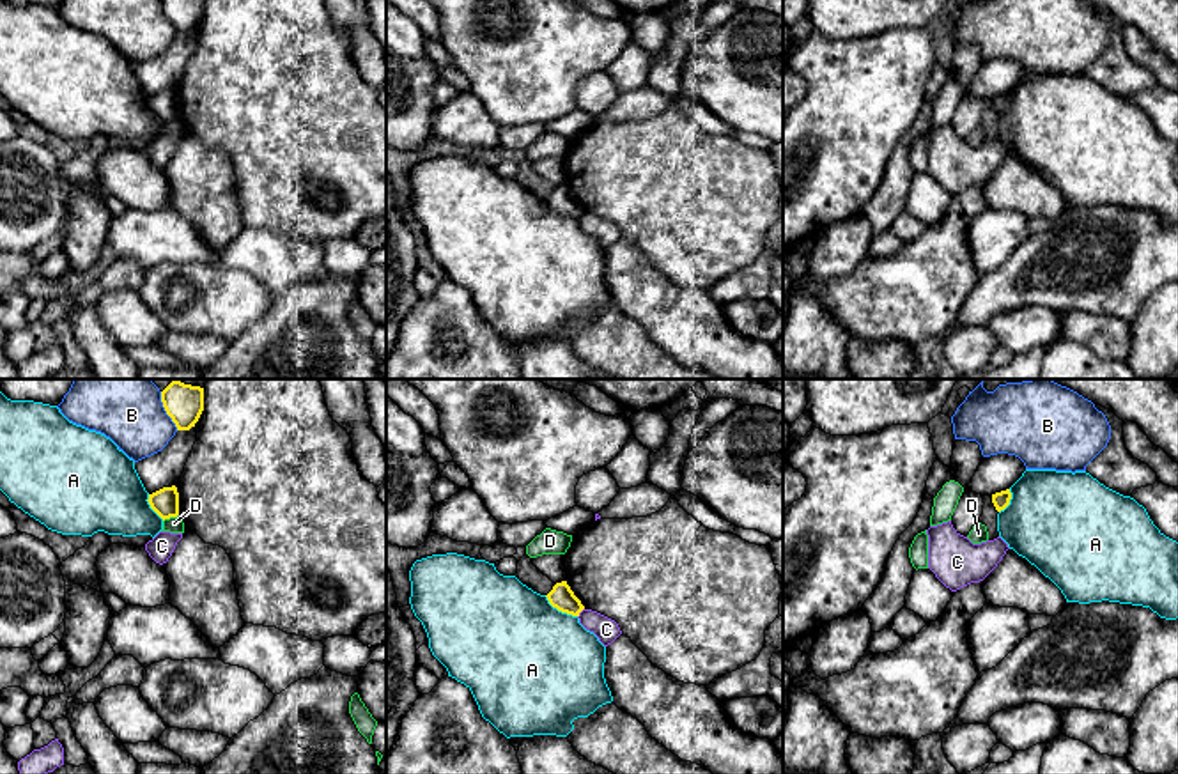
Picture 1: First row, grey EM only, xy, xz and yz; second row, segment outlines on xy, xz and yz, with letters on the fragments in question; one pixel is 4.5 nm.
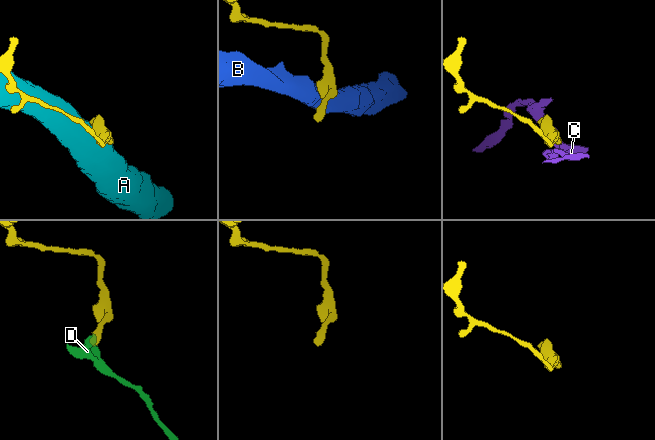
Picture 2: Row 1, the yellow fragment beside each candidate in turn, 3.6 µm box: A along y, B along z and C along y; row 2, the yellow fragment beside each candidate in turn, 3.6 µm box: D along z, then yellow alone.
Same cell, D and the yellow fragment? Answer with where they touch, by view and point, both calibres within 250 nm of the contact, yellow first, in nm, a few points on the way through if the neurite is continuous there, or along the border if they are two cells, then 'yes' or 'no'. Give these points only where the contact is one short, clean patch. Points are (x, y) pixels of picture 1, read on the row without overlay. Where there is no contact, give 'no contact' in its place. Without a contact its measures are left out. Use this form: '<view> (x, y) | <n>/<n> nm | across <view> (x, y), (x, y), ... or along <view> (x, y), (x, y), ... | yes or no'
xy (170, 119) | 130/80 nm | along xy (178, 117), (163, 124) | no

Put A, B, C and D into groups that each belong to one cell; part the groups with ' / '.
A / B / C / D

